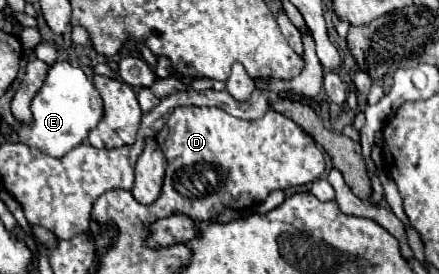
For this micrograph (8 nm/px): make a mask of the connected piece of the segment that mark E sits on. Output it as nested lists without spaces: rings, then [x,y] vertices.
[[[57,61],[49,69],[45,85],[35,95],[31,111],[33,121],[21,123],[17,129],[19,141],[55,159],[61,159],[73,147],[81,145],[87,139],[89,131],[97,127],[97,123],[103,117],[103,99],[95,85],[87,79],[87,75],[79,67],[73,67],[69,61]]]

